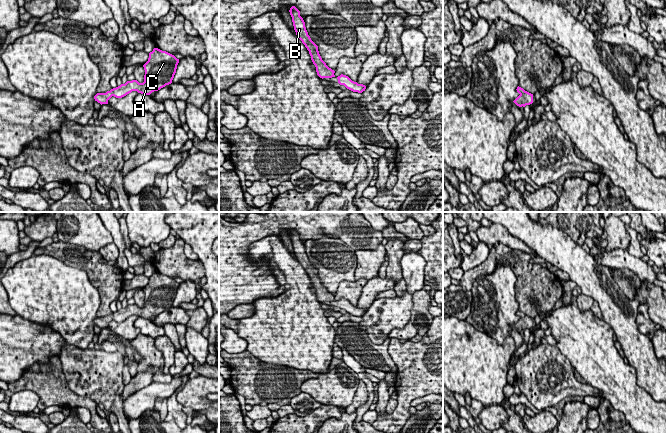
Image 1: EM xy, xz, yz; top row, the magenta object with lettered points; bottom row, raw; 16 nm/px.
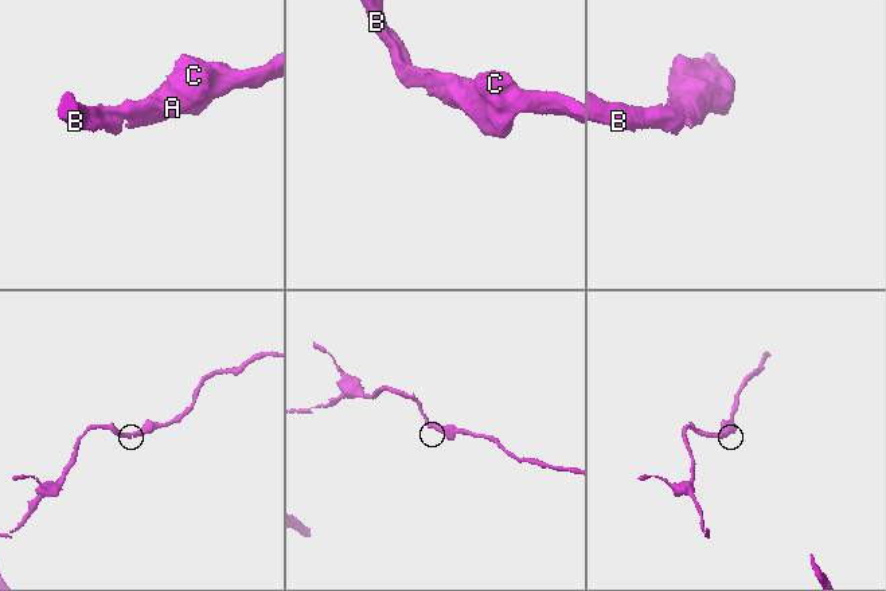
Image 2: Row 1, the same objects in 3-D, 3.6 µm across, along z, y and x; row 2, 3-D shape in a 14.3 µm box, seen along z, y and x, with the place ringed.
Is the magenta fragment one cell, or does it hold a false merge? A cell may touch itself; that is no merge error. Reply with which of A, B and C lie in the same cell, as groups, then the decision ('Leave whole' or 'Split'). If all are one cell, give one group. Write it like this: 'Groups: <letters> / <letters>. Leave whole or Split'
Groups: A B C. Leave whole

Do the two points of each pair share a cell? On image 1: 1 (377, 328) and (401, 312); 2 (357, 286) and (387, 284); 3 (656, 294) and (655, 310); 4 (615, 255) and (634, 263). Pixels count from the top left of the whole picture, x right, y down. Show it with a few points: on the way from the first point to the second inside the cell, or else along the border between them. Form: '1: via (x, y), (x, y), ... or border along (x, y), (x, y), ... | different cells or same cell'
1: via (383, 322), (392, 313), (395, 313) | same cell
2: border along (368, 280), (362, 289), (356, 305) | different cells
3: via (656, 298), (656, 306) | same cell
4: via (620, 259), (629, 262) | same cell

